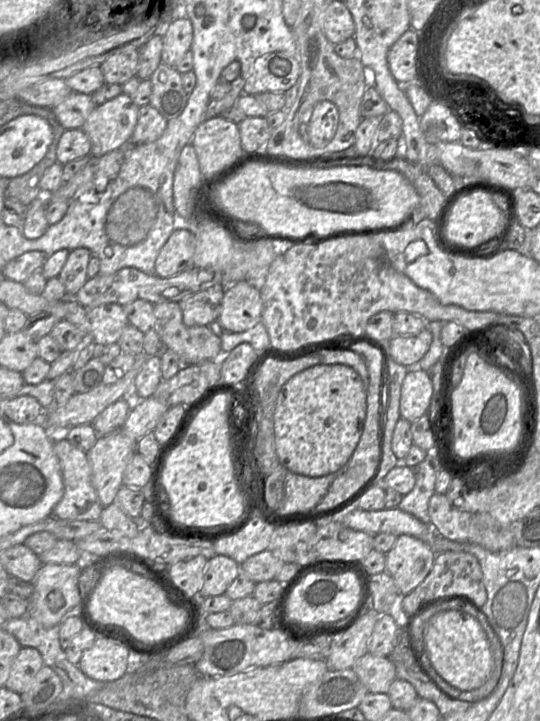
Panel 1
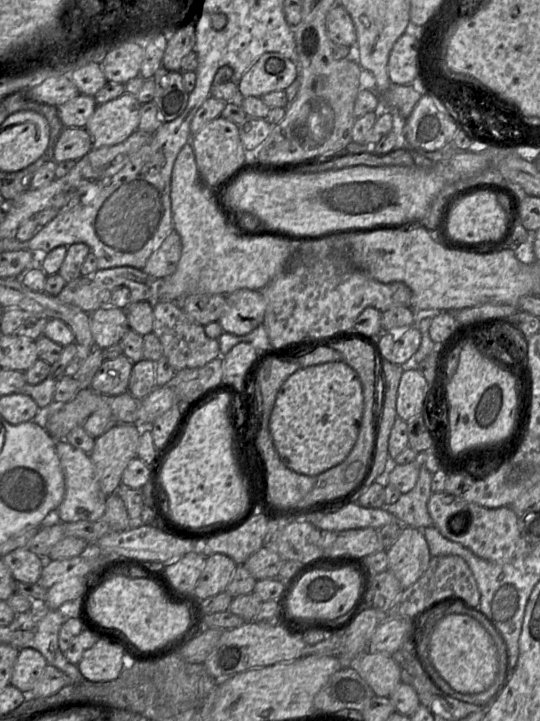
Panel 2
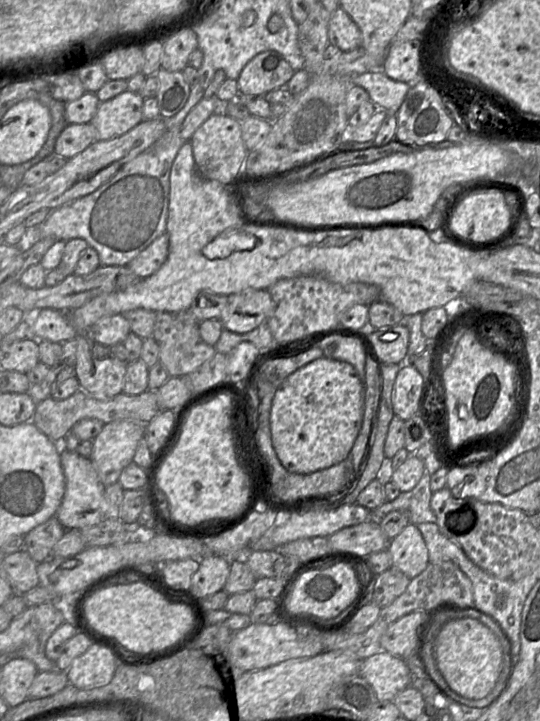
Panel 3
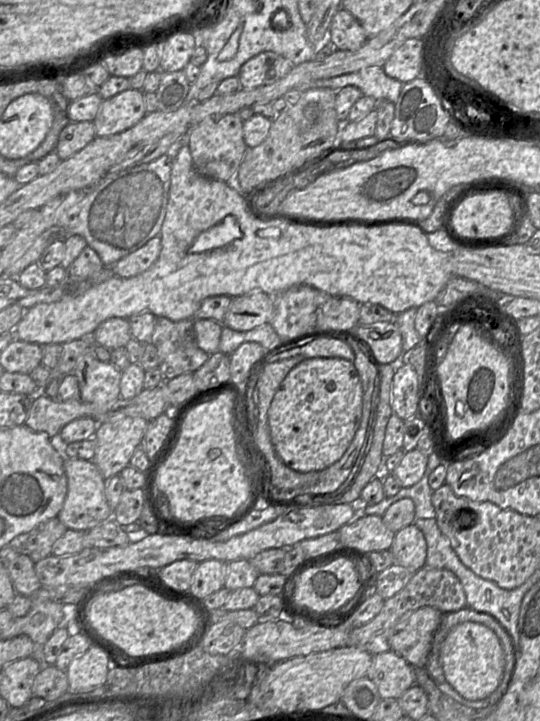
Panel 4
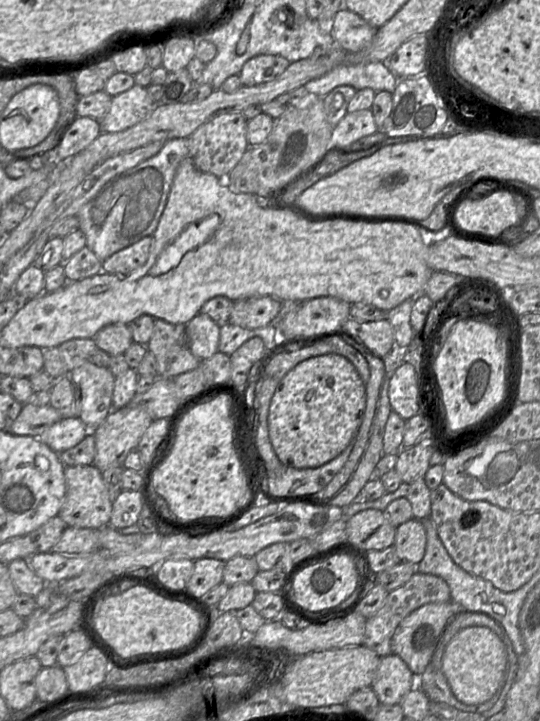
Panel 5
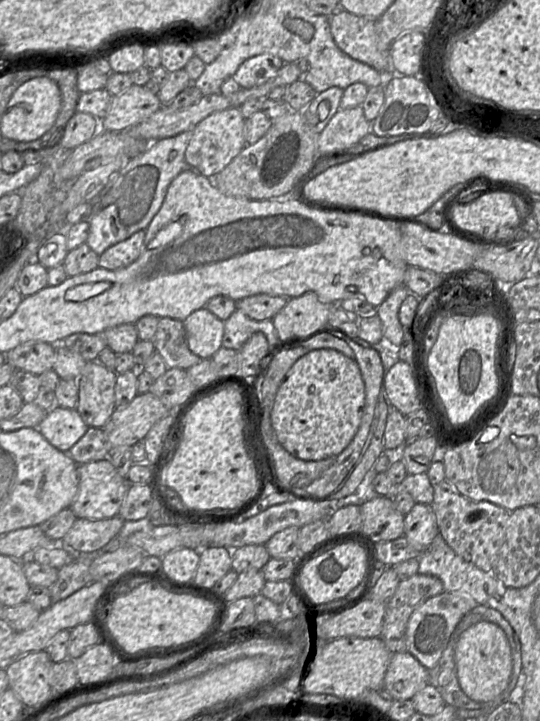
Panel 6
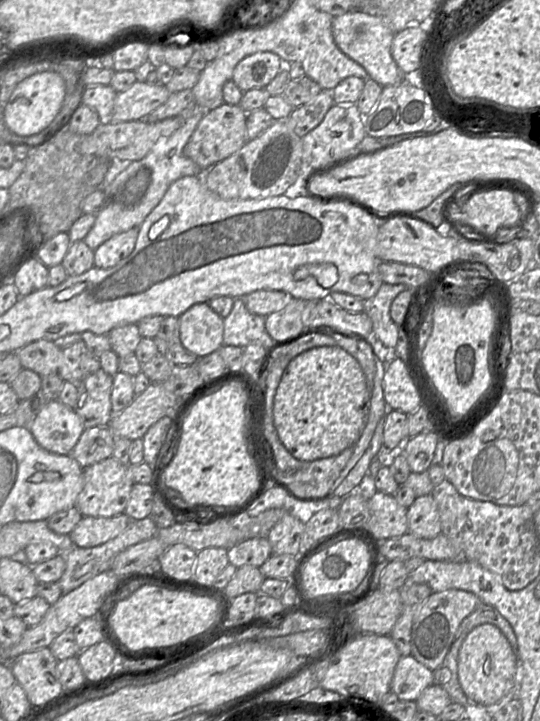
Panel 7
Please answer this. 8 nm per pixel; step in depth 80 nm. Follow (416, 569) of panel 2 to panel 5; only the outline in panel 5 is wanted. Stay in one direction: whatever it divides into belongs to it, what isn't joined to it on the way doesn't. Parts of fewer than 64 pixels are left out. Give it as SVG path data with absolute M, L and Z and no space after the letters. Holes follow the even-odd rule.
M413 518L396 528L393 547L400 562L419 564L426 550L426 532L420 520Z

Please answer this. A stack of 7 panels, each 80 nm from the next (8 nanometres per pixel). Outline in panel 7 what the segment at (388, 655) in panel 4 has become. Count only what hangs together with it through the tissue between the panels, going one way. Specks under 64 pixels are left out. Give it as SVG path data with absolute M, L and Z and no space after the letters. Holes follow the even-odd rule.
M412 655L401 656L394 670L391 692L400 701L415 701L424 689L433 684L433 671L417 661Z

